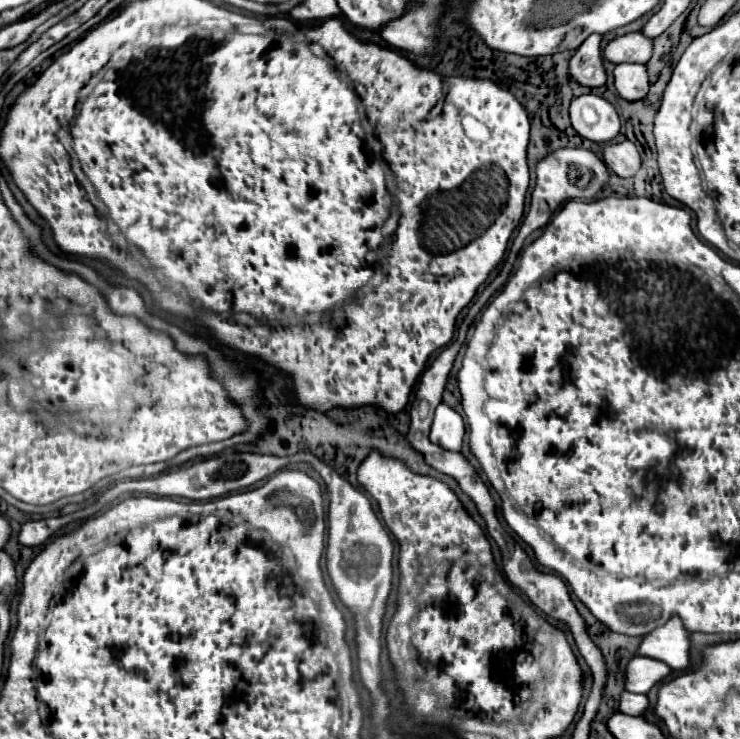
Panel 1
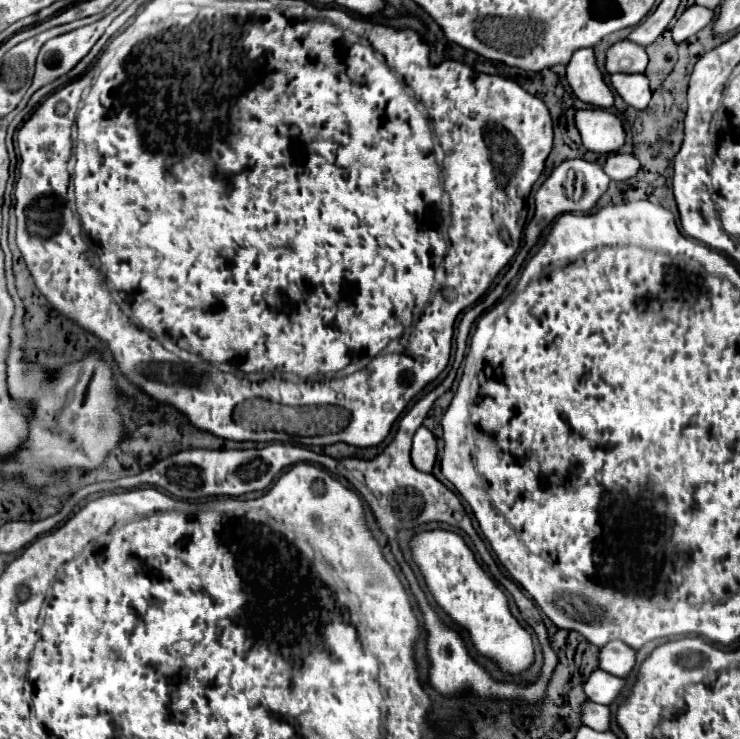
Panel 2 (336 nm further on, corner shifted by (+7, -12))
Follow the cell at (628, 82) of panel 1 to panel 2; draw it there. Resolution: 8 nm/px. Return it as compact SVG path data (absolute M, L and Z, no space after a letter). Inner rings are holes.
M614 74L612 86L628 106L638 110L646 108L652 98L652 90L646 74Z

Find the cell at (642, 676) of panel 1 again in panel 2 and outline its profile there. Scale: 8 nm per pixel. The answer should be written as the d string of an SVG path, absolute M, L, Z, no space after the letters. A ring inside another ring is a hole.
M594 670L590 674L590 678L584 682L584 692L586 692L588 700L608 706L618 698L624 684L626 682L622 678L616 678L608 672L602 672L602 670Z

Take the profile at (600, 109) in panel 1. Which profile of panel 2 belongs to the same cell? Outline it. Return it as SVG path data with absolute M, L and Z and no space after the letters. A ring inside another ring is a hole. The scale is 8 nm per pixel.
M600 108L576 112L576 126L588 150L610 154L618 152L624 144L624 128L616 114Z

